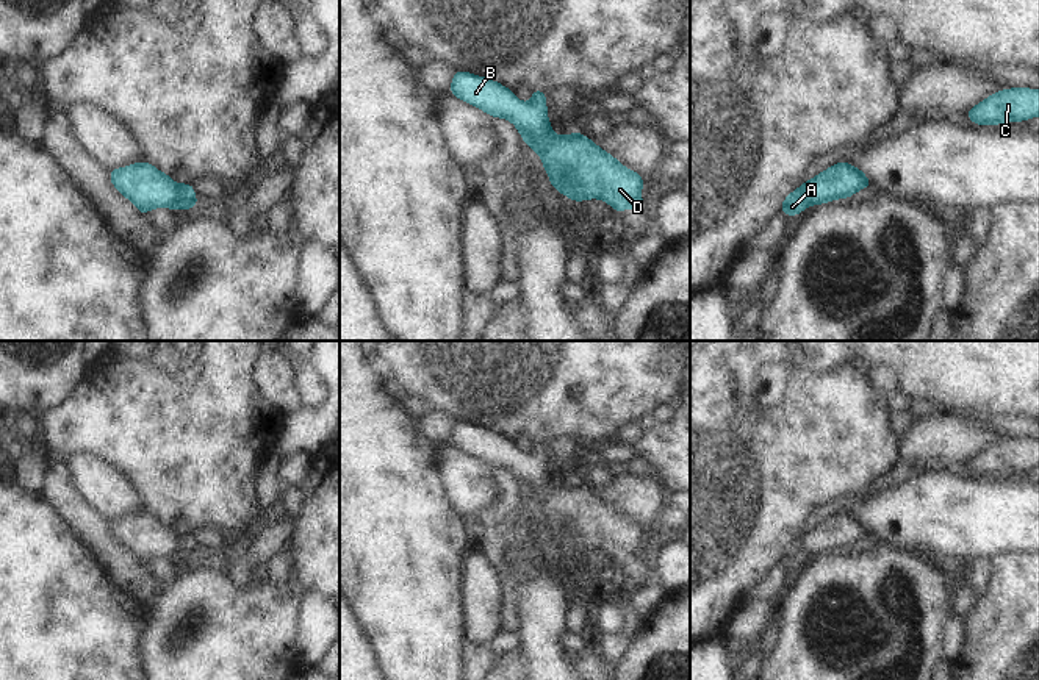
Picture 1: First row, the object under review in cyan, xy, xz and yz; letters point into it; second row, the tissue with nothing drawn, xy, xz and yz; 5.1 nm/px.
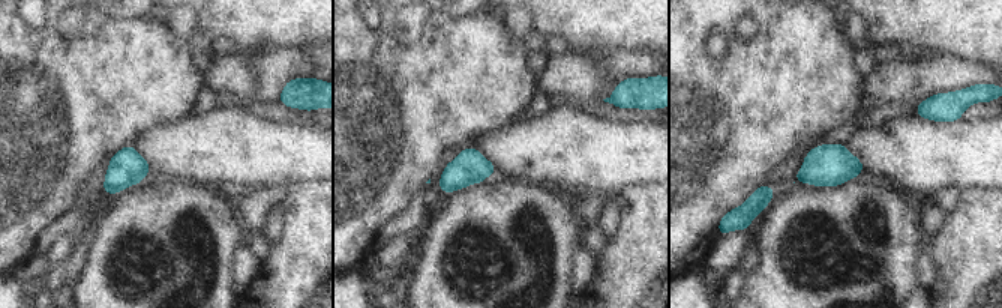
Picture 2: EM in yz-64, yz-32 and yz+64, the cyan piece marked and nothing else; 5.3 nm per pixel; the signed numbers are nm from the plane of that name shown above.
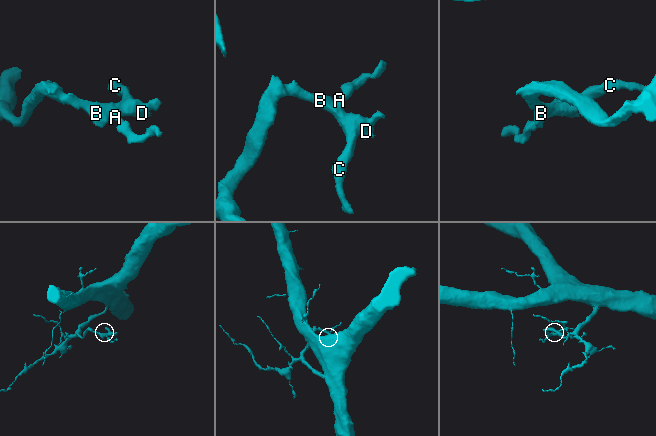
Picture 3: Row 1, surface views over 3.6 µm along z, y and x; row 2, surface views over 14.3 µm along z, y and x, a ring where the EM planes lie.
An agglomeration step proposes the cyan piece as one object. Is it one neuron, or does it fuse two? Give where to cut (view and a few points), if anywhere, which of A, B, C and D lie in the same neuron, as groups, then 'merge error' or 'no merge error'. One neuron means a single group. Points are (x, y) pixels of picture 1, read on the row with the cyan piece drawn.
cut none; groups A B C D; no merge error

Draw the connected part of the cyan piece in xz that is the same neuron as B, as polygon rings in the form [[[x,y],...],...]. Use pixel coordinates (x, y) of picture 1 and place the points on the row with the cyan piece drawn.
[[[455,70],[449,92],[493,119],[510,120],[523,142],[540,155],[552,188],[573,202],[601,199],[617,211],[615,216],[629,208],[645,208],[640,174],[624,167],[582,133],[554,134],[543,91],[532,89],[532,102],[523,103],[494,80]]]

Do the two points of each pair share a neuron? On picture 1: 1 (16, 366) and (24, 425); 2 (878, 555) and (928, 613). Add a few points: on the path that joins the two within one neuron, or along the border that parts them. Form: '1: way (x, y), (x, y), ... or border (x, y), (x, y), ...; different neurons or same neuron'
1: border (17, 411), (36, 415); different neurons
2: way (895, 568), (900, 568), (913, 579), (917, 596); same neuron

